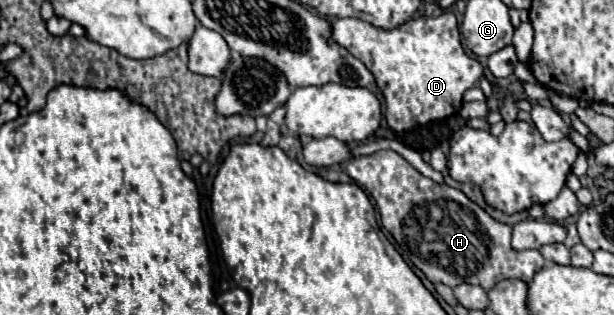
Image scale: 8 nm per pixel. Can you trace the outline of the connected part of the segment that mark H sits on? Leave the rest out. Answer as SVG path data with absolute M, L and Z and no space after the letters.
M392 150L352 158L340 166L360 188L372 194L382 216L382 226L432 284L442 282L454 288L468 282L490 290L502 278L520 278L530 282L532 276L546 264L538 250L512 250L512 228L508 224L500 224L490 218L460 190L424 178Z

